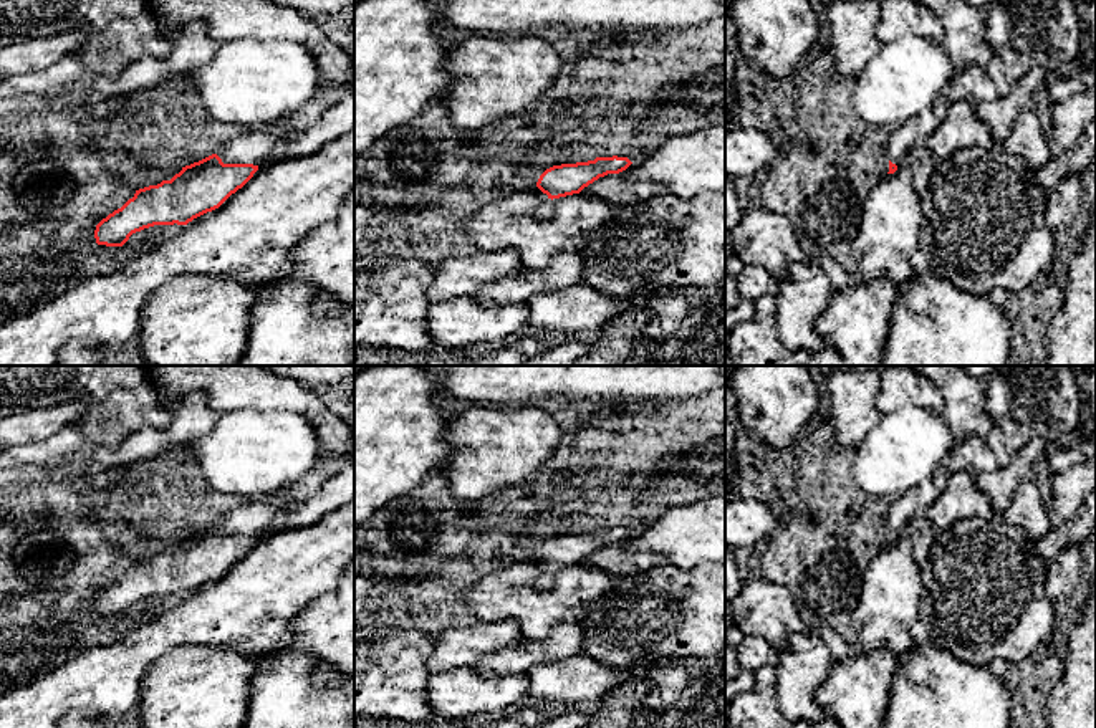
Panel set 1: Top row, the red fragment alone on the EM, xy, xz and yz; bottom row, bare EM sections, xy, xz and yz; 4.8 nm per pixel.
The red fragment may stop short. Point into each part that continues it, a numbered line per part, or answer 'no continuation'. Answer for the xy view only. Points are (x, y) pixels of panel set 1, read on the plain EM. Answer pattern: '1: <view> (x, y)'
1: xy (250, 518)

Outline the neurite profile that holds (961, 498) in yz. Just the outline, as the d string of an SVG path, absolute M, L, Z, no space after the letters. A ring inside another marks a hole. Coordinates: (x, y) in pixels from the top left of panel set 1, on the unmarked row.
M969 470L950 475L944 493L924 511L937 531L965 518L992 518L990 500L978 490L975 475Z

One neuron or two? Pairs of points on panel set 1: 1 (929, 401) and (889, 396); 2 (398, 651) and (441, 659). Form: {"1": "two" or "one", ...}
{"1": "one", "2": "two"}

